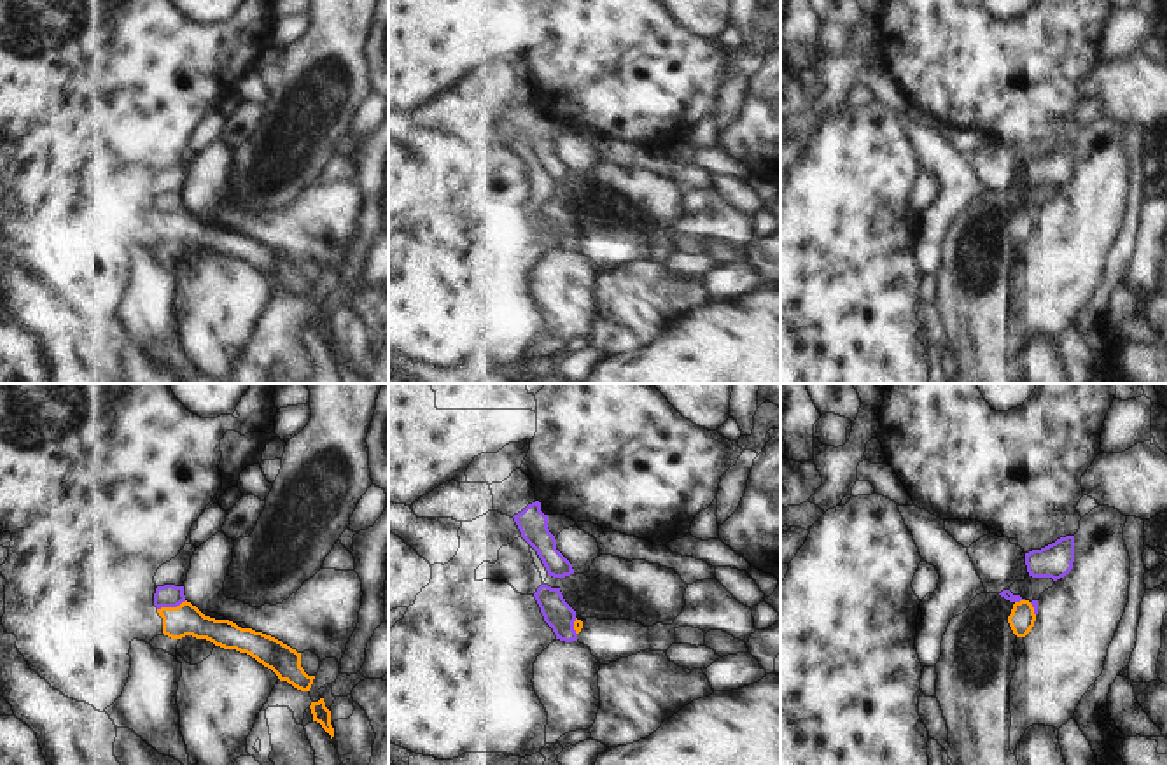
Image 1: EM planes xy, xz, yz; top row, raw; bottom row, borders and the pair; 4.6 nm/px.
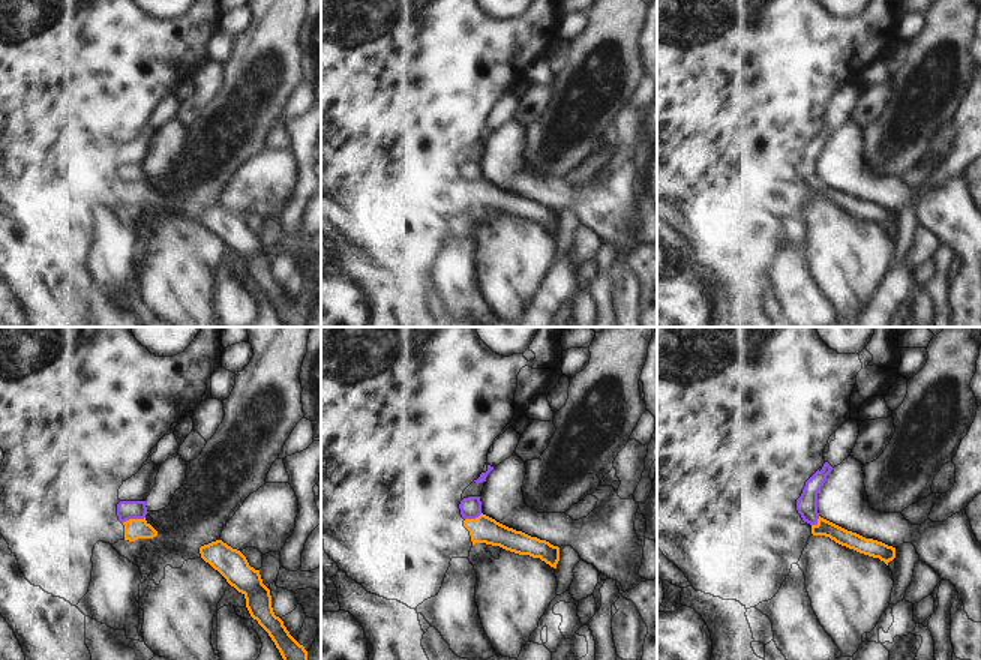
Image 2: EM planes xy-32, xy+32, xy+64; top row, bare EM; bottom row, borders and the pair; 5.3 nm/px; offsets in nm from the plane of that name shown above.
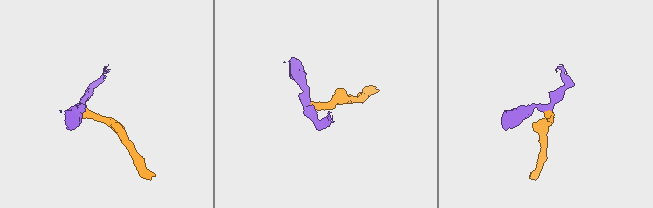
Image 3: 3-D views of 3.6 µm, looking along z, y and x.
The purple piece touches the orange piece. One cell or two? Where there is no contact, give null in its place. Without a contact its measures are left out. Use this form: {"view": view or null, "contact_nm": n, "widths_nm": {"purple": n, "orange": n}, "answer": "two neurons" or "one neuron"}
{"view": "xy", "contact_nm": 140, "widths_nm": {"purple": 110, "orange": 140}, "answer": "two neurons"}

